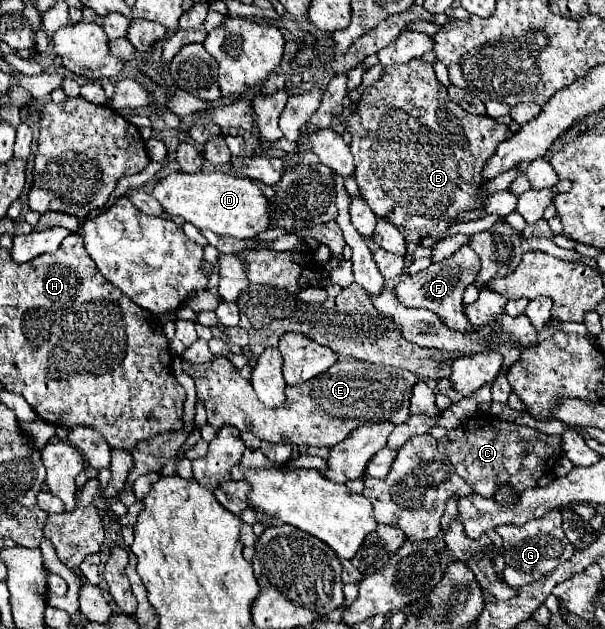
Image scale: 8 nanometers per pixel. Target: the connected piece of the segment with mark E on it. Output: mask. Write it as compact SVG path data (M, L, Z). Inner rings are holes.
M225 356L213 358L205 366L189 366L187 362L183 362L183 368L195 378L197 398L203 400L207 410L207 422L215 430L229 424L237 430L249 430L265 442L285 442L291 446L331 448L343 442L363 424L375 424L385 420L391 424L403 424L409 418L411 390L419 382L413 372L393 366L377 366L361 360L335 362L317 378L297 386L287 386L285 404L273 410L265 408L257 400L251 384L235 372L233 364Z

